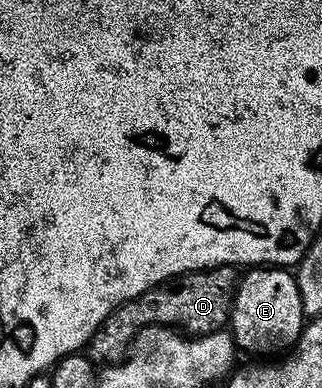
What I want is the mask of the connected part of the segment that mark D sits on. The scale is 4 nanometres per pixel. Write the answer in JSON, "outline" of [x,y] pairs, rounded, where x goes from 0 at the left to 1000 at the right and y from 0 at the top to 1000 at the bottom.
{"outline":[[[668,683],[658,693],[612,693],[606,704],[565,704],[553,714],[534,714],[525,724],[506,724],[475,745],[453,747],[438,765],[419,776],[394,776],[388,786],[370,786],[311,835],[311,851],[292,861],[286,876],[267,892],[270,918],[298,936],[370,936],[385,928],[413,887],[416,871],[450,838],[506,838],[550,853],[568,853],[584,863],[618,863],[627,858],[680,858],[711,835],[720,814],[720,776],[733,765],[739,714],[724,686]]]}

